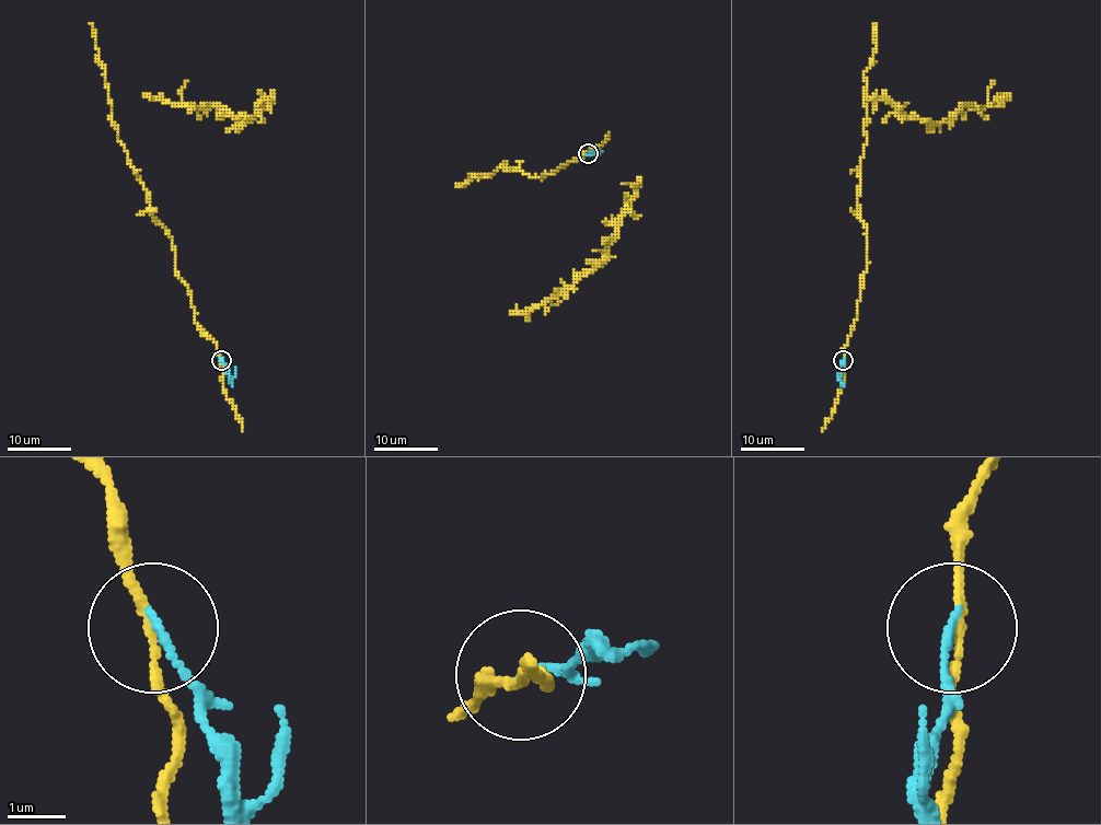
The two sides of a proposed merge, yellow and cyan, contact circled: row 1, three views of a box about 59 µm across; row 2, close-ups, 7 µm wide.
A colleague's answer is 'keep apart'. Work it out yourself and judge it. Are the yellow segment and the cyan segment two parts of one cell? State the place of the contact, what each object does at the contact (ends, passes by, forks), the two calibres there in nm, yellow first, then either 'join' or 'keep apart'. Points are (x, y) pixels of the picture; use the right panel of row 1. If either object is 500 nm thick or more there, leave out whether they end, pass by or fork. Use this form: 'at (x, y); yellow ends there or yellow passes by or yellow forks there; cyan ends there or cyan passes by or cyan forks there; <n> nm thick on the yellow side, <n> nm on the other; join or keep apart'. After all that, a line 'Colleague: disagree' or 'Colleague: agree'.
at (843, 360); yellow passes by; cyan ends there; 140 nm thick on the yellow side, 140 nm on the other; keep apart
Colleague: agree

